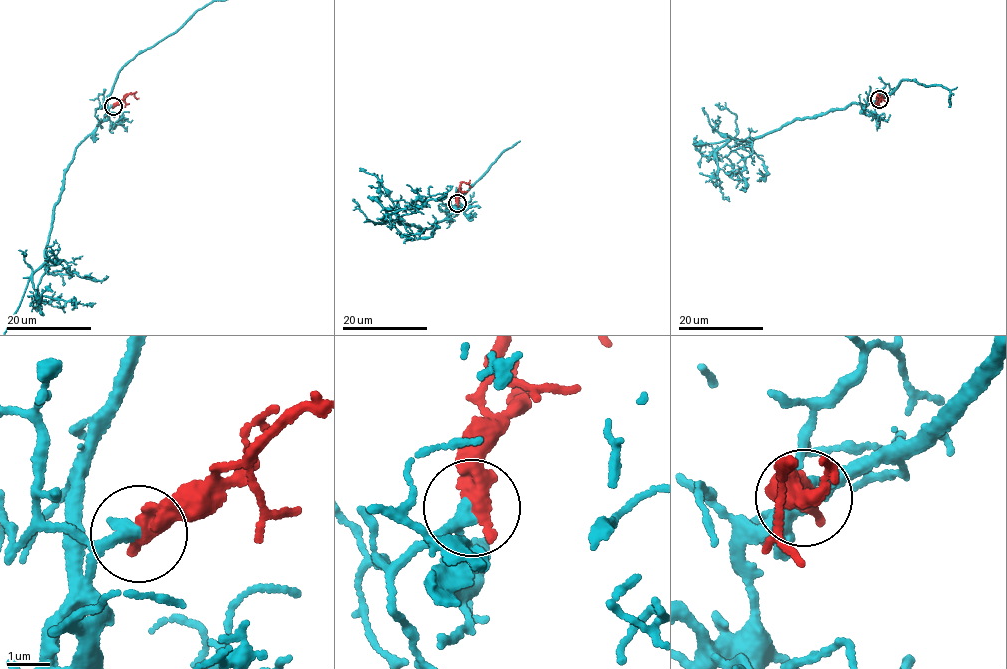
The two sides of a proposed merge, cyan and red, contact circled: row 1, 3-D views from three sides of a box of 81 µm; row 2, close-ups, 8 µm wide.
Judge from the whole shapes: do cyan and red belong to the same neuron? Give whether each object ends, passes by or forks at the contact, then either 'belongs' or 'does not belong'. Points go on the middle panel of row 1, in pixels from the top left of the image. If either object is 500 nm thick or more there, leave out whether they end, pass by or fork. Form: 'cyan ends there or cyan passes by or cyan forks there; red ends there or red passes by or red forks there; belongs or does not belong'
belongs

